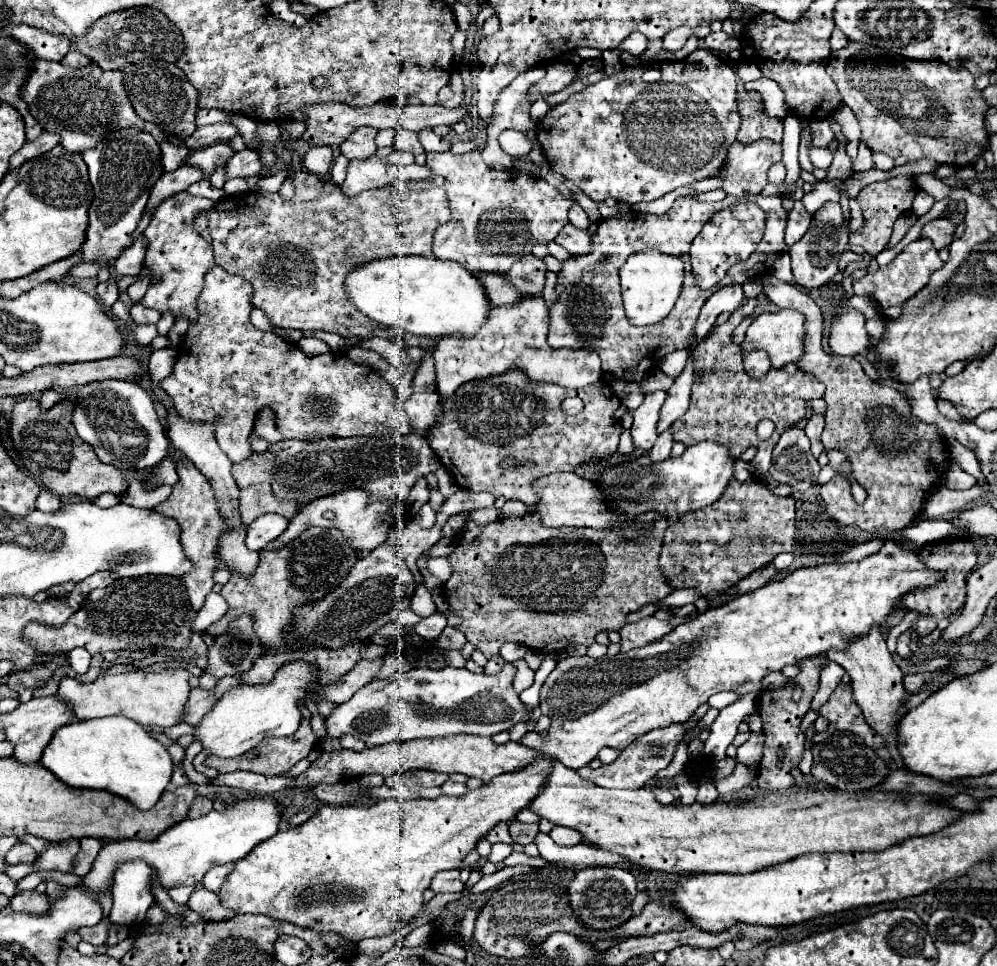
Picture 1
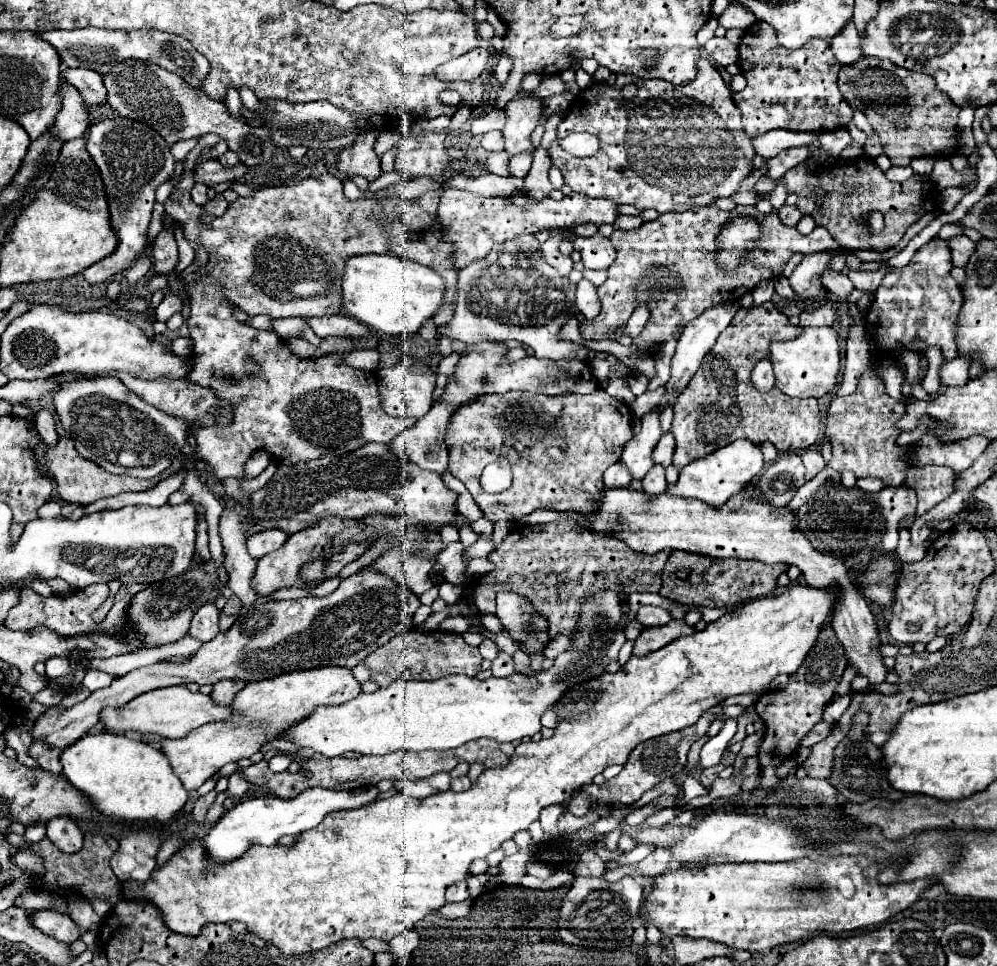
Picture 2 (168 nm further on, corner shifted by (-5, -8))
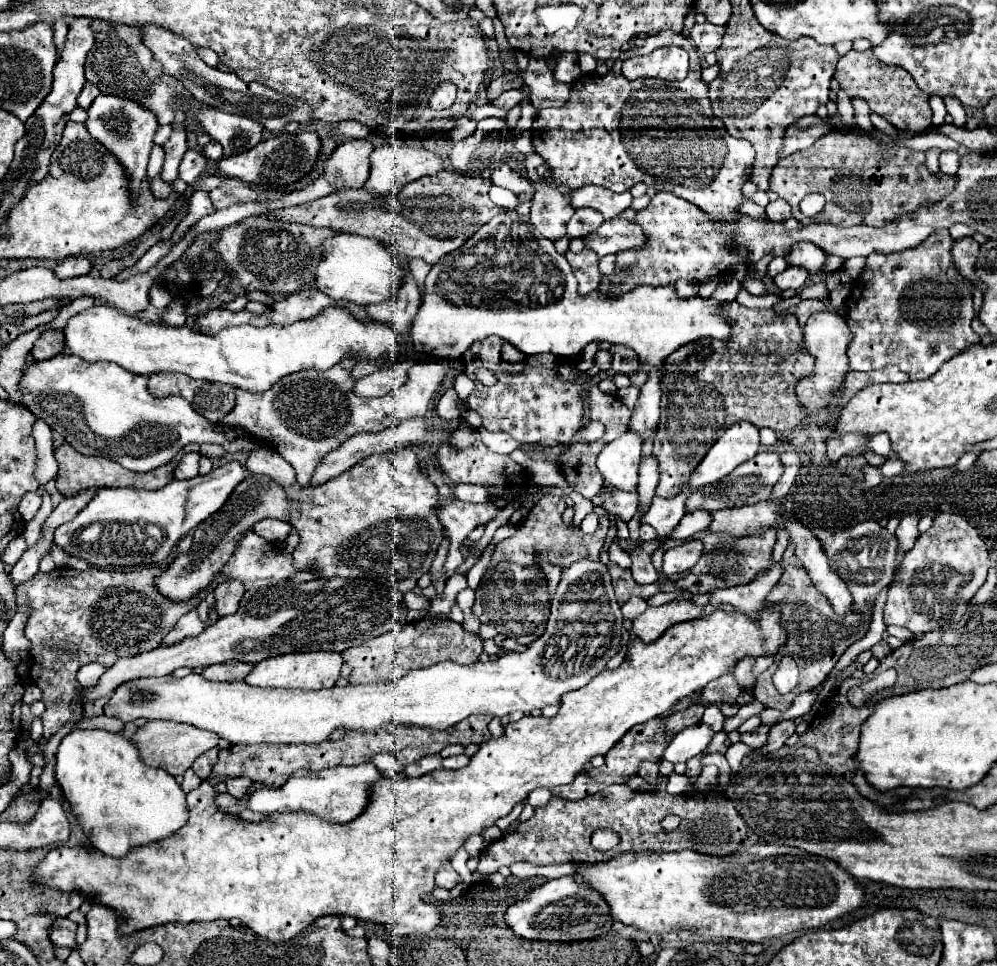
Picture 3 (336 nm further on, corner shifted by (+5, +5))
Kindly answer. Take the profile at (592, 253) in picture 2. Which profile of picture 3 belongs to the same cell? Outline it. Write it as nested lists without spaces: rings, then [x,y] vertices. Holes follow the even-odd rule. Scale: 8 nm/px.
[[[617,218],[615,222],[603,222],[603,226],[585,240],[587,246],[597,250],[599,256],[617,254],[621,250],[639,250],[647,244],[645,230],[625,218]]]

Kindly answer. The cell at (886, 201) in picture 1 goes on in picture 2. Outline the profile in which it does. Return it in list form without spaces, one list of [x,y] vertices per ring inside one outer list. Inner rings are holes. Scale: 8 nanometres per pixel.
[[[827,157],[819,159],[823,167],[819,173],[807,173],[803,171],[803,165],[797,165],[789,169],[783,179],[789,193],[797,193],[799,201],[797,207],[805,215],[813,215],[817,225],[825,227],[831,236],[846,250],[873,249],[885,251],[889,247],[895,247],[905,231],[919,221],[927,211],[933,211],[937,205],[935,191],[931,191],[925,185],[925,177],[911,177],[903,183],[889,181],[883,171],[875,165],[869,157],[859,157],[855,161],[849,161],[843,165],[843,161],[831,161]],[[835,179],[835,181],[833,181]],[[817,189],[829,191],[829,197],[823,201],[821,208],[817,209],[815,201],[811,199]],[[870,211],[881,211],[885,215],[885,231],[877,235],[871,235],[865,227],[865,215]],[[887,239],[887,241],[886,241]],[[890,243],[893,243],[891,245]]]

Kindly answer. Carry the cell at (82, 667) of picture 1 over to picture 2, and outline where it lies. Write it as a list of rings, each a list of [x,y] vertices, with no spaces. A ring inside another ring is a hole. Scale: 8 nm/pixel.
[[[89,667],[85,671],[85,677],[83,677],[83,685],[89,691],[97,691],[101,687],[107,687],[111,681],[113,681],[113,675],[109,675],[109,673],[101,671],[101,669],[95,669],[95,667]]]

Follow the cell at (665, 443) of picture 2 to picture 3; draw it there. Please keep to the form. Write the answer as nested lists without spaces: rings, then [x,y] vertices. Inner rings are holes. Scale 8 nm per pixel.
[[[643,458],[641,466],[639,466],[639,512],[645,514],[653,502],[655,496],[655,488],[657,488],[657,480],[659,480],[659,468],[655,464],[655,458]]]

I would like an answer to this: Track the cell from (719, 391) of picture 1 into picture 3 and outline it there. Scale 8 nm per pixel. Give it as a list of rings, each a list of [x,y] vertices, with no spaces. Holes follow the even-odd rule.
[[[737,302],[723,306],[723,314],[735,320],[735,334],[731,342],[691,342],[667,358],[669,370],[663,370],[661,378],[661,422],[653,448],[653,456],[659,464],[659,486],[655,492],[659,498],[673,498],[681,494],[679,490],[683,490],[689,482],[689,476],[699,466],[707,450],[735,422],[749,420],[759,428],[769,426],[781,440],[785,440],[805,420],[803,408],[795,396],[795,386],[797,380],[813,372],[813,356],[801,348],[803,334],[797,318],[787,314],[775,318],[773,310],[751,310]]]

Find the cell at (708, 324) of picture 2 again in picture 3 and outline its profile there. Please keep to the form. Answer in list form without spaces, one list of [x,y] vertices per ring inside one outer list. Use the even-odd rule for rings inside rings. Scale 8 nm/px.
[[[653,368],[649,372],[647,384],[641,388],[641,396],[635,404],[633,416],[629,420],[629,430],[639,434],[641,442],[647,442],[651,438],[651,432],[659,424],[659,402],[661,402],[661,390],[659,390],[659,368]]]

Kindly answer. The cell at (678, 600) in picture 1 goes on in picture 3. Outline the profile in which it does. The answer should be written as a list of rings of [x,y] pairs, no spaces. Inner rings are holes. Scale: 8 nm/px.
[[[631,598],[623,608],[621,608],[621,614],[625,620],[633,620],[637,618],[639,614],[643,614],[643,610],[647,610],[649,604],[643,600],[643,598]]]

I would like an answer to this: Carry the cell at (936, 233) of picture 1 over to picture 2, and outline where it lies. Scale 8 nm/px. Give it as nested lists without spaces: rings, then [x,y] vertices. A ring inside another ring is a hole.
[[[965,235],[951,237],[947,243],[949,243],[949,251],[951,251],[951,261],[953,261],[953,265],[965,267],[965,261],[969,261],[969,255],[973,253],[975,243],[973,243],[969,237],[965,237]]]

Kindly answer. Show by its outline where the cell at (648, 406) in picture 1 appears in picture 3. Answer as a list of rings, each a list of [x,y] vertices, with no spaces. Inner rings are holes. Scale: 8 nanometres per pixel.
[[[625,432],[623,438],[607,444],[599,458],[597,468],[605,476],[609,486],[619,490],[637,490],[639,484],[639,462],[641,462],[641,442],[631,432]]]

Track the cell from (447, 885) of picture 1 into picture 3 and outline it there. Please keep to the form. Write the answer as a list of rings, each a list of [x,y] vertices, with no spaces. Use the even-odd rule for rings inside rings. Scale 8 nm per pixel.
[[[445,864],[445,866],[435,874],[435,884],[441,886],[441,888],[451,890],[451,888],[455,888],[459,882],[461,882],[461,876],[455,874],[455,870],[451,868],[451,864]]]

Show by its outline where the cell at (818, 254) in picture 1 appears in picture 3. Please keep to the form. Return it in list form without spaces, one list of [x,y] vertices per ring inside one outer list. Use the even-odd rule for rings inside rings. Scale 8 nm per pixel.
[[[789,266],[785,272],[781,272],[781,274],[779,274],[777,278],[773,278],[773,280],[775,280],[777,288],[781,288],[781,290],[789,290],[789,288],[799,290],[799,288],[805,286],[807,276],[809,276],[809,272],[803,270],[801,266],[793,266],[793,268]]]

